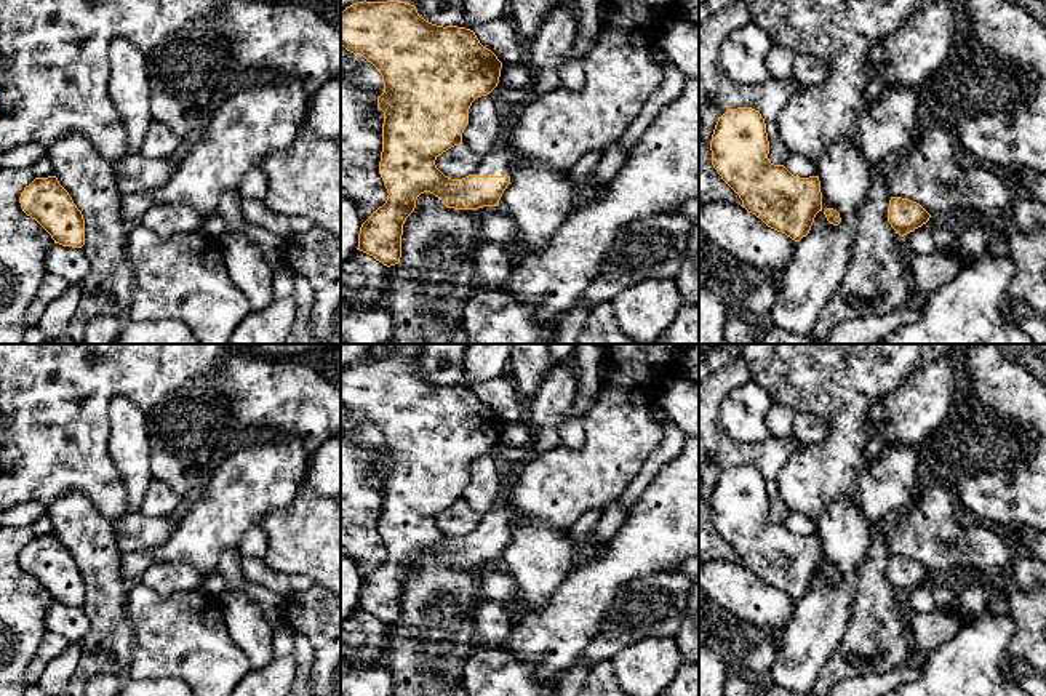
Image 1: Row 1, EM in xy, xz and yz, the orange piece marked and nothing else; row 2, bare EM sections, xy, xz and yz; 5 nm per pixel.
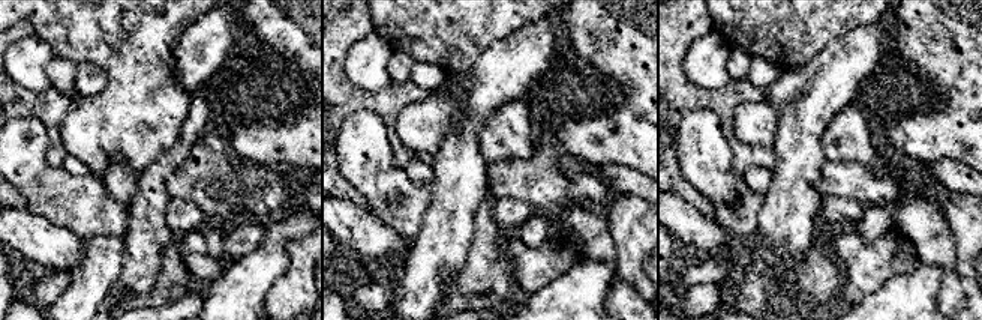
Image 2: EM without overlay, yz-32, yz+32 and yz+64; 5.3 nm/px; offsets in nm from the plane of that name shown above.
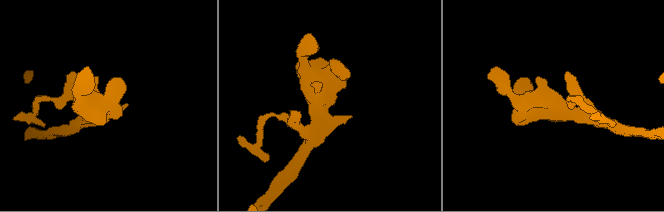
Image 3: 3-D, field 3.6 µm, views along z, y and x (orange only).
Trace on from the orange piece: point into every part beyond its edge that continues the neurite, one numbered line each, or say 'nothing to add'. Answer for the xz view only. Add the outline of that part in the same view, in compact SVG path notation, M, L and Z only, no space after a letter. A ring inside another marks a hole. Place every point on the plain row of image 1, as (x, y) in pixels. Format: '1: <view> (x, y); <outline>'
1: xz (558, 485); M603 344L605 378L585 416L587 437L581 450L565 445L539 454L520 467L520 478L509 502L485 514L473 534L510 534L512 517L545 520L569 531L590 509L617 501L640 474L648 456L661 445L664 426L653 414L654 402L664 400L664 387L678 373L678 357L694 344Z

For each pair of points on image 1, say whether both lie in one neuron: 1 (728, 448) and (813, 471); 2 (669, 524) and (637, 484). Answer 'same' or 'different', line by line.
1: different
2: different

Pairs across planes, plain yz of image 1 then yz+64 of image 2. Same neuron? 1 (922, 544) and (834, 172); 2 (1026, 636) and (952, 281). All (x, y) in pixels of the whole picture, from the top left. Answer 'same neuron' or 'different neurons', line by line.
1: same neuron
2: different neurons

